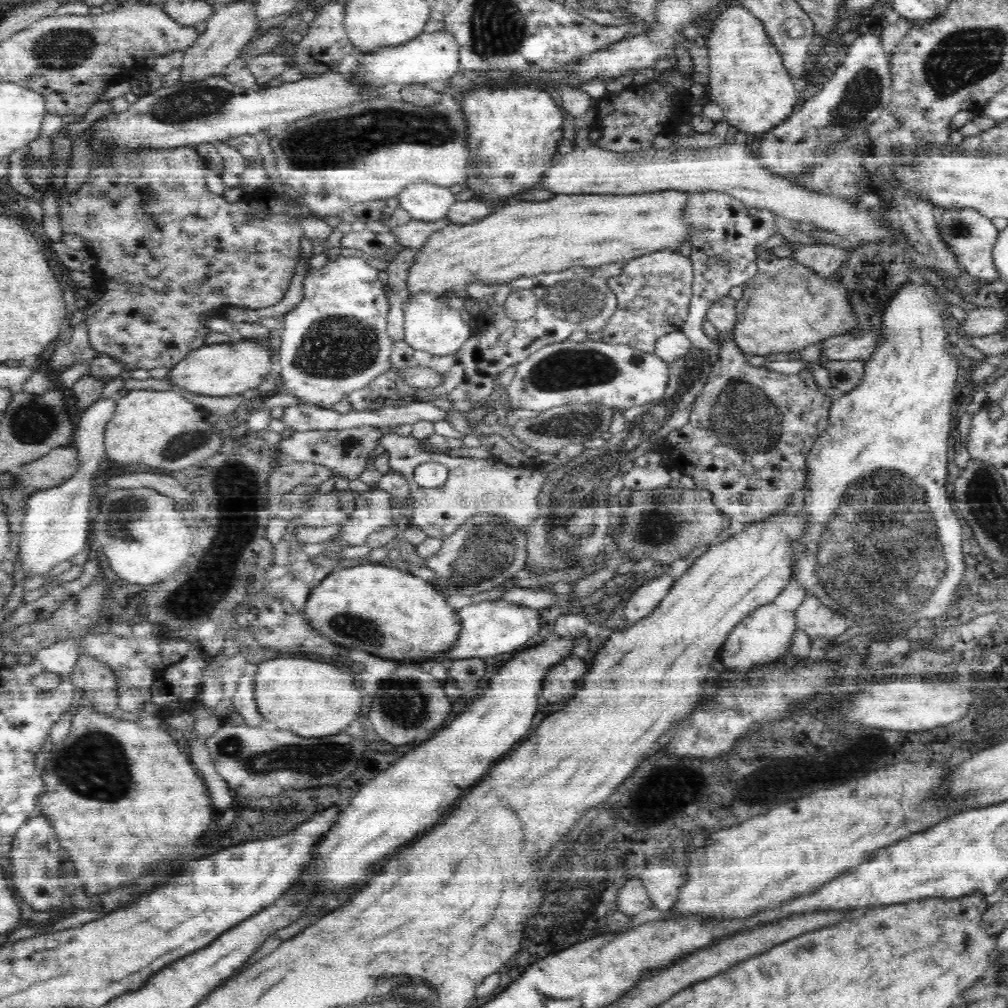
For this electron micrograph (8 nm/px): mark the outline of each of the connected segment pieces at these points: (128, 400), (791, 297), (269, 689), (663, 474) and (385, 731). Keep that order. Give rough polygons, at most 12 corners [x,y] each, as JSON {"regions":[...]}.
{"regions":[[[178,390],[118,395],[105,424],[109,463],[164,470],[222,446]],[[772,249],[736,301],[747,357],[858,326],[842,281]],[[308,658],[256,666],[265,720],[304,738],[344,730],[362,694]],[[666,465],[635,466],[624,476],[634,492],[668,487]],[[400,666],[370,706],[378,736],[406,744],[452,708],[430,671]]]}

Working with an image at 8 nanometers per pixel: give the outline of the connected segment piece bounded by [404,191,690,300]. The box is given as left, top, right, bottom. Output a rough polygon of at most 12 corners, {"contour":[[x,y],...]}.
{"contour":[[688,193],[554,195],[426,240],[405,298],[678,250]]}

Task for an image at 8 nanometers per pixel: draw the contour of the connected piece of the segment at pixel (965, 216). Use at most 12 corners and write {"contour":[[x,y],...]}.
{"contour":[[943,209],[937,227],[962,271],[998,280],[999,231],[976,209]]}

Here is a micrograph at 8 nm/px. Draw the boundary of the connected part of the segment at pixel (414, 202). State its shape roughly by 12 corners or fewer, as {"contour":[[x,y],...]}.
{"contour":[[416,181],[397,196],[418,221],[439,221],[456,202],[450,187]]}

